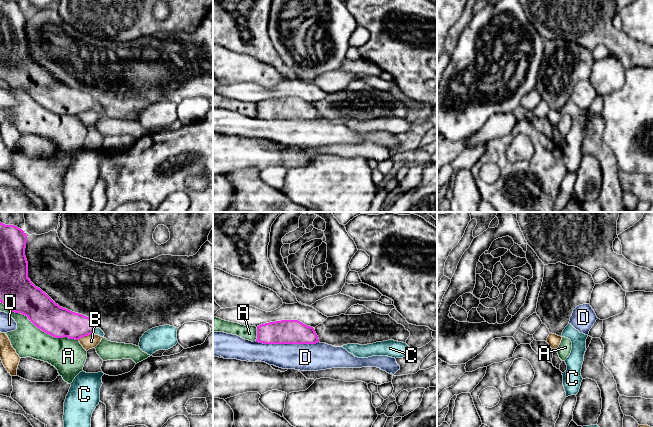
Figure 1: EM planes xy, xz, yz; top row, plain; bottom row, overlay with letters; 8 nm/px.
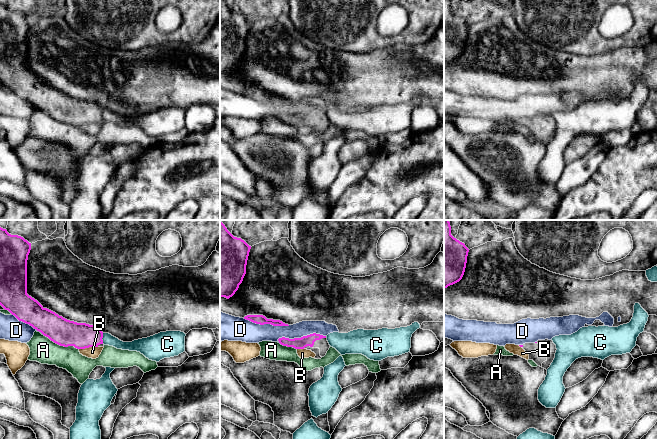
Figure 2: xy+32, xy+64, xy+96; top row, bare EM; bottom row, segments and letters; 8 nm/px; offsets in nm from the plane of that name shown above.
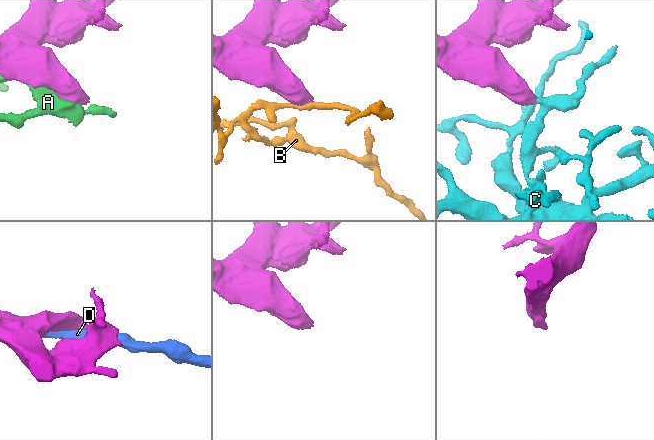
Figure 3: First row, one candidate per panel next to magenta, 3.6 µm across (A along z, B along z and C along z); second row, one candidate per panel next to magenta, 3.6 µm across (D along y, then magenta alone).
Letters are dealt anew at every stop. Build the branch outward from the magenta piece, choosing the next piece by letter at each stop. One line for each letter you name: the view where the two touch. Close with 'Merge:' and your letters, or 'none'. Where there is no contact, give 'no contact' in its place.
Merge: none

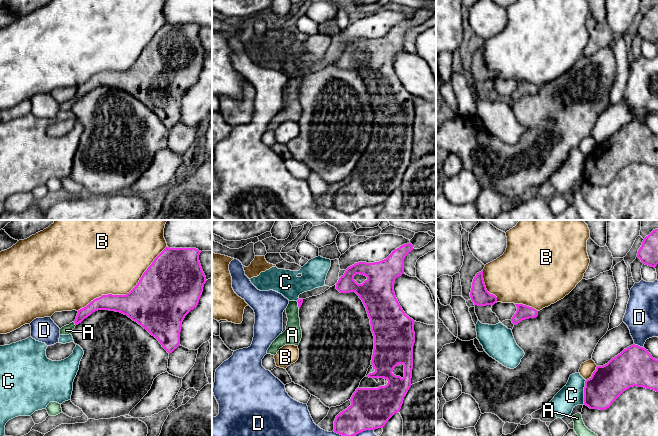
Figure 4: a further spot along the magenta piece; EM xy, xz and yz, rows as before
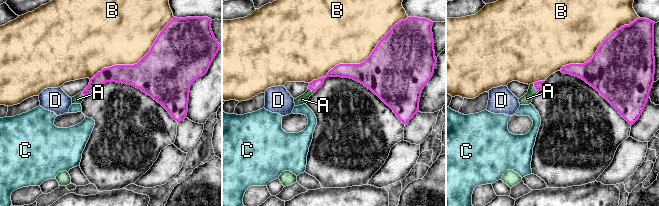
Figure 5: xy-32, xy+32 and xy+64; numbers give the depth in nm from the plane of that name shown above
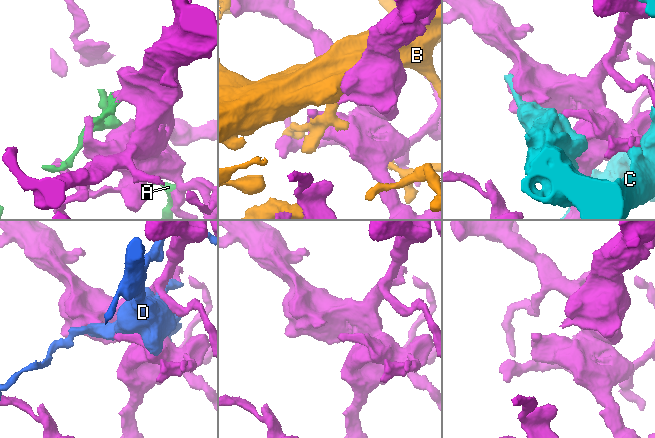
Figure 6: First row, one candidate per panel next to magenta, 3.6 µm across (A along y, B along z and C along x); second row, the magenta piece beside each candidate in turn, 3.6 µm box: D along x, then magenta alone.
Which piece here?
A: contact in xy
Merge: A

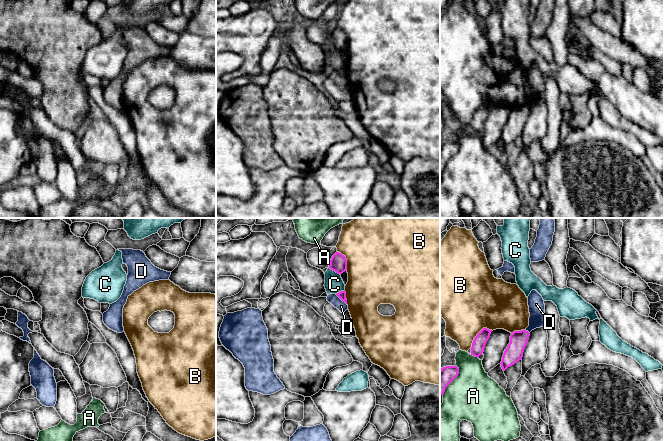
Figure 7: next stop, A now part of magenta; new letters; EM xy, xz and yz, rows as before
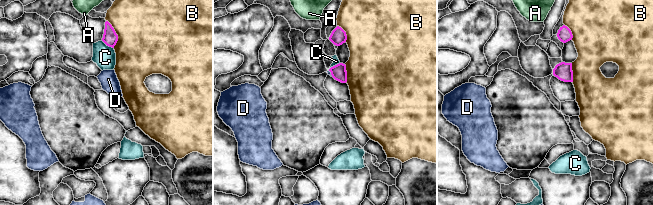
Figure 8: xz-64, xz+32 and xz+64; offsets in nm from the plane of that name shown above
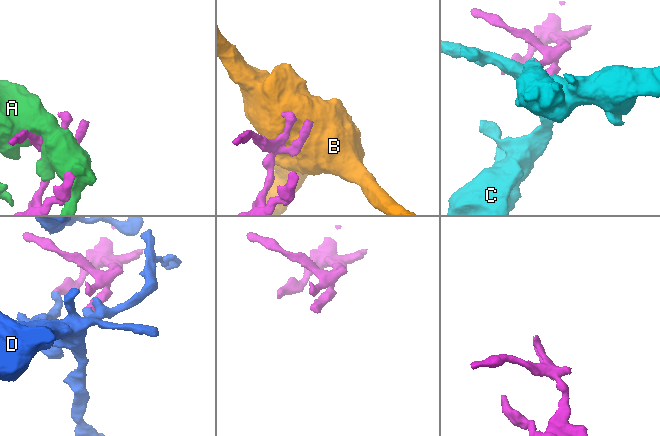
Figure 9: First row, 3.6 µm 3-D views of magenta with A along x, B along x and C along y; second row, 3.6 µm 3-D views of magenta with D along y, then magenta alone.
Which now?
Merge: none

